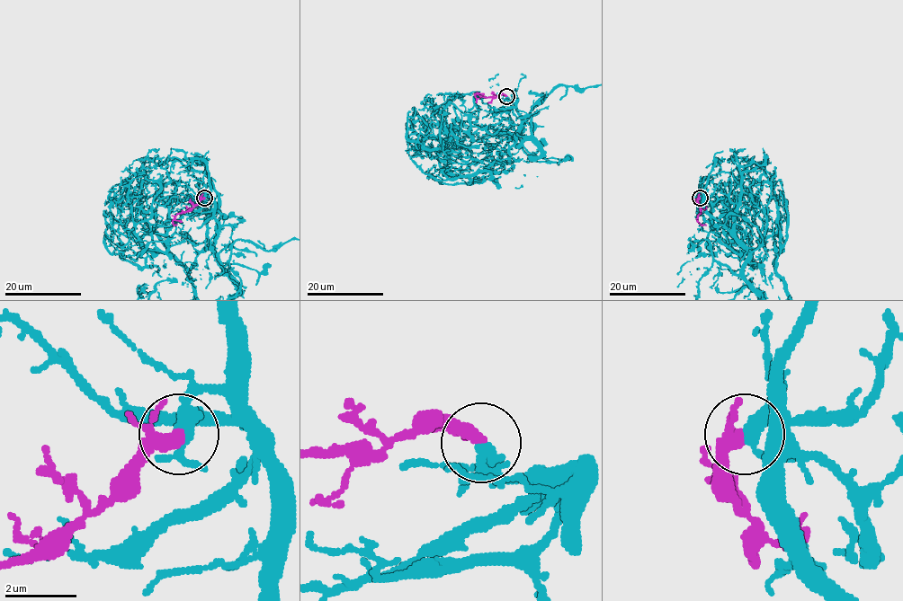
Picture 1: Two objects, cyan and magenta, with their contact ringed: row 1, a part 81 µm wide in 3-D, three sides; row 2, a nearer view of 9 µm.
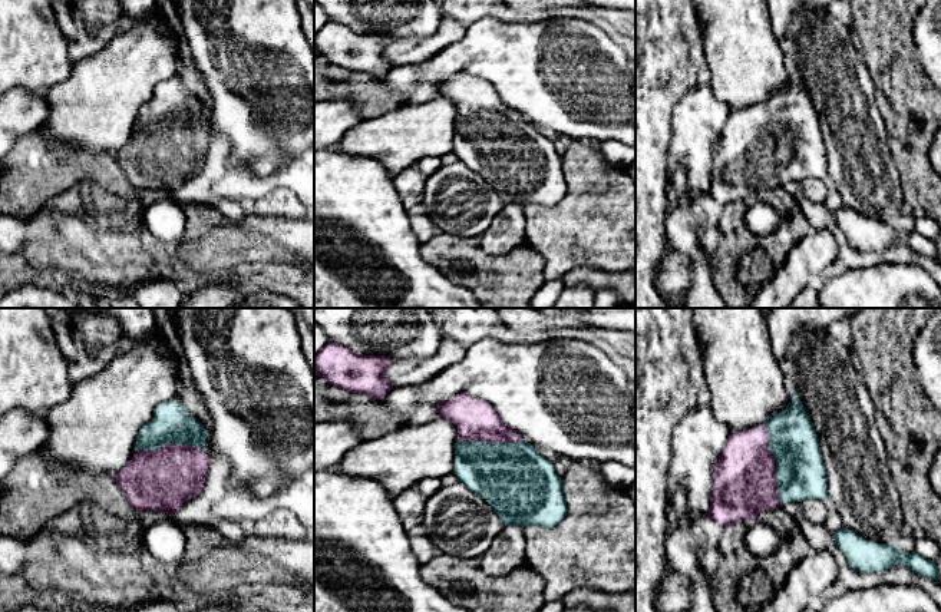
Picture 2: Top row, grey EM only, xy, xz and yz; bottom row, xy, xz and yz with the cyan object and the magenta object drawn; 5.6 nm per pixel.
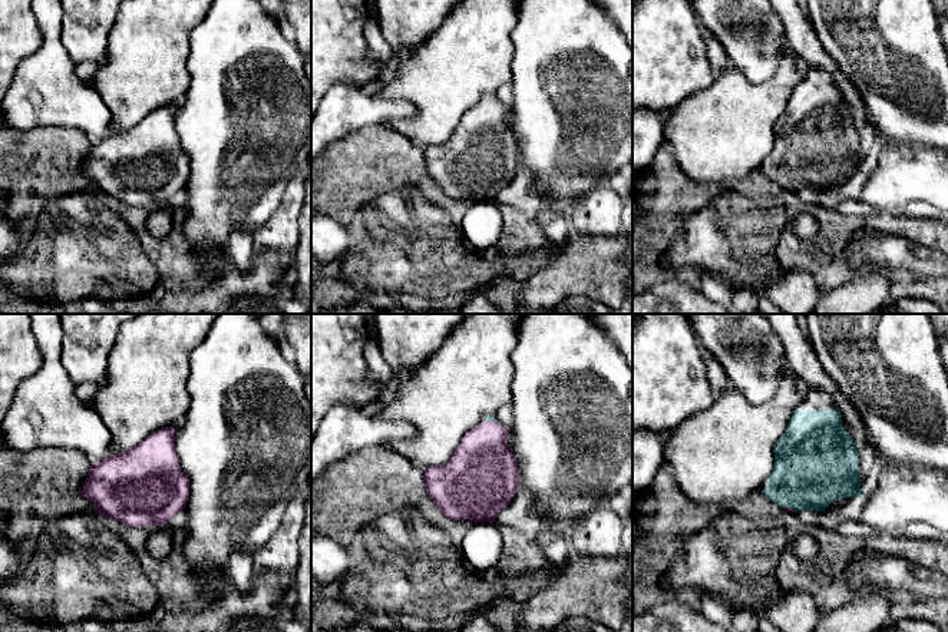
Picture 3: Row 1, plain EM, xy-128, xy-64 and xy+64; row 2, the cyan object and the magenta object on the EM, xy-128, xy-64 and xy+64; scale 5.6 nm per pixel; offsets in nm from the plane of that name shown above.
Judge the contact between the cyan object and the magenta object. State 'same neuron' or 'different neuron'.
same neuron

